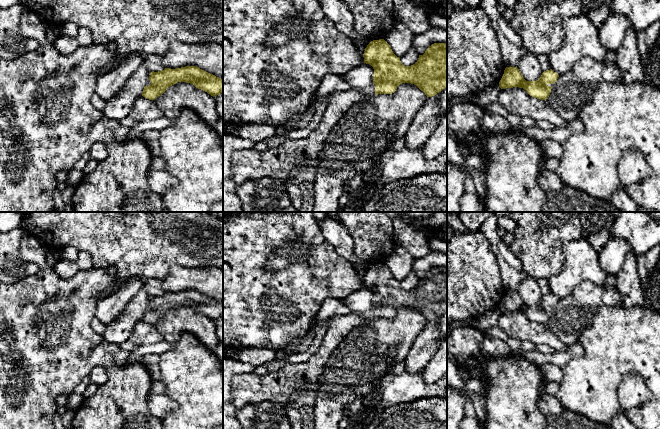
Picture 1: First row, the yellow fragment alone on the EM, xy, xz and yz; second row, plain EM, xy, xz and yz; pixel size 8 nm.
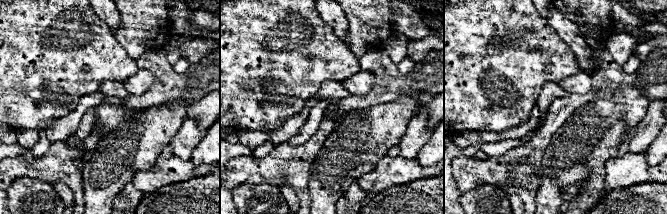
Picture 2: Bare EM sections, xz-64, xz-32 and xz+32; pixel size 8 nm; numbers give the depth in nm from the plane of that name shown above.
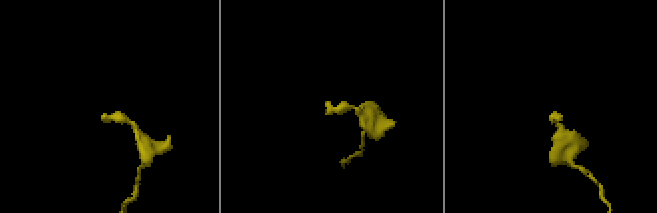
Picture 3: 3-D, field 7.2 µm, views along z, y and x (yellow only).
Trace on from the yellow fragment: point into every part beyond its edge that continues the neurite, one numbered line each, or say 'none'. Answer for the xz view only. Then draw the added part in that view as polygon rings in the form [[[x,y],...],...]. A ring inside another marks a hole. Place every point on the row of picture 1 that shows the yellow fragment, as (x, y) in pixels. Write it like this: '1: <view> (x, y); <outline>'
1: xz (295, 161); [[[372,82],[365,88],[350,87],[347,90],[336,91],[329,96],[327,108],[318,126],[311,131],[305,139],[286,140],[279,147],[257,151],[254,148],[235,151],[230,157],[230,174],[234,182],[241,184],[247,180],[271,177],[287,183],[295,184],[302,193],[302,205],[297,212],[311,212],[314,205],[313,184],[316,168],[319,164],[319,155],[327,137],[342,117],[353,104],[371,98],[375,95],[375,84]]]

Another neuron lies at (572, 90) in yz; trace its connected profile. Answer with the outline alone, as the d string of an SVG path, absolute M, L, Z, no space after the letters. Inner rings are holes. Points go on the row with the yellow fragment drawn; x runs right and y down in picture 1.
M581 58L568 72L559 75L546 102L562 119L570 122L578 118L579 111L601 82L624 83L616 63Z

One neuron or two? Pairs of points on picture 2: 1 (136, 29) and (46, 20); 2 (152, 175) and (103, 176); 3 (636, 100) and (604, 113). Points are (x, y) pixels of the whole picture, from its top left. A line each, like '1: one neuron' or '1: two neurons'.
1: two neurons
2: two neurons
3: one neuron

